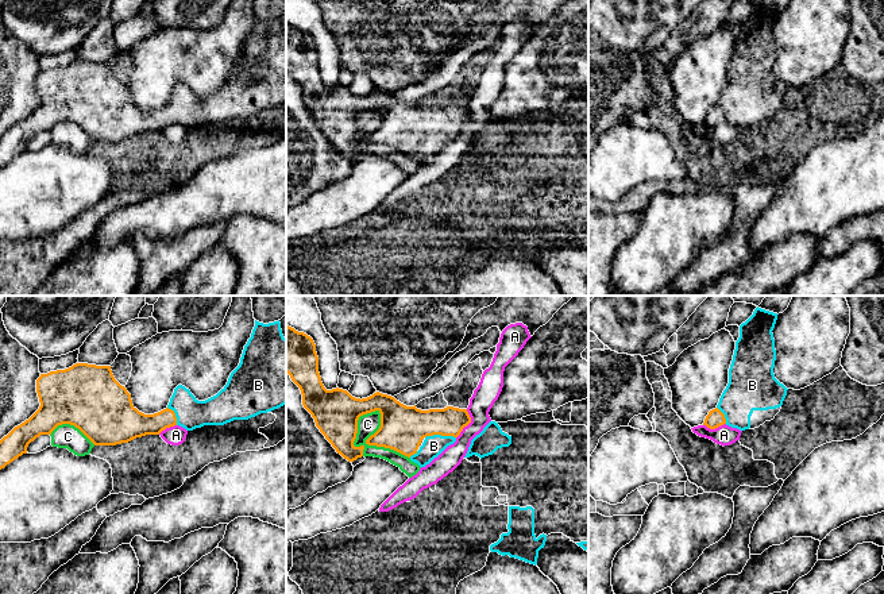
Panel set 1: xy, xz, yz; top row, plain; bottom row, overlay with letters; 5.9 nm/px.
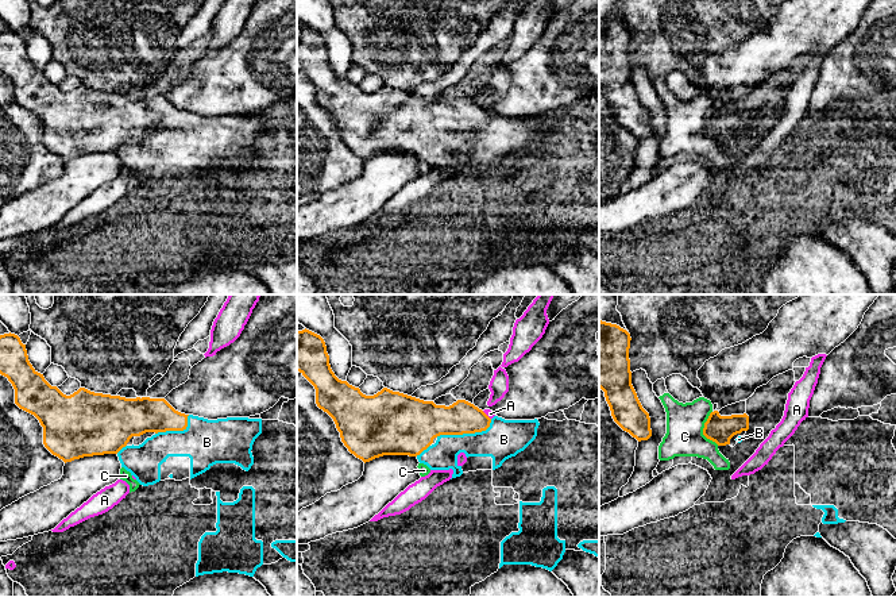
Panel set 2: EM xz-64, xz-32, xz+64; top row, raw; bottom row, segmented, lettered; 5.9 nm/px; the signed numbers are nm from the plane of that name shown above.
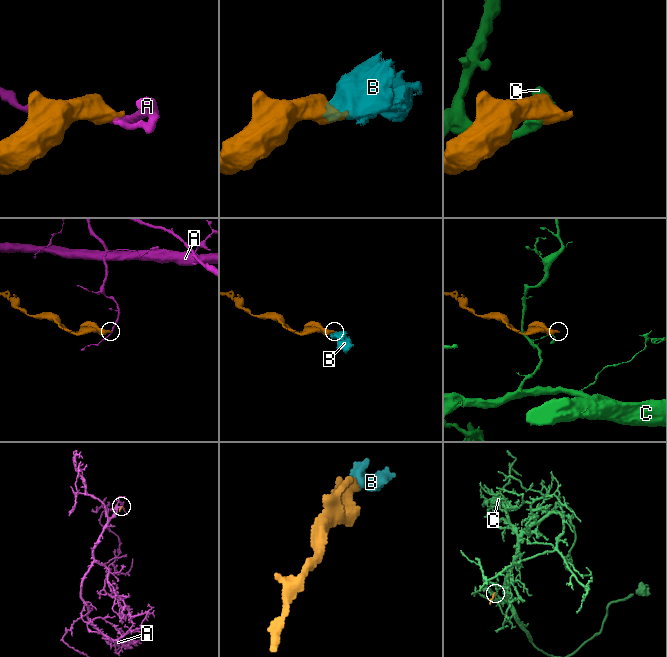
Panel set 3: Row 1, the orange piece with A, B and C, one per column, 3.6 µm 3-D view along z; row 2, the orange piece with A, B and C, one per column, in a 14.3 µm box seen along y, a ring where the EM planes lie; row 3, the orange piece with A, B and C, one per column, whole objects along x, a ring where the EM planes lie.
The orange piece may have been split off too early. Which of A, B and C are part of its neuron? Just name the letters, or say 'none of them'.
B

